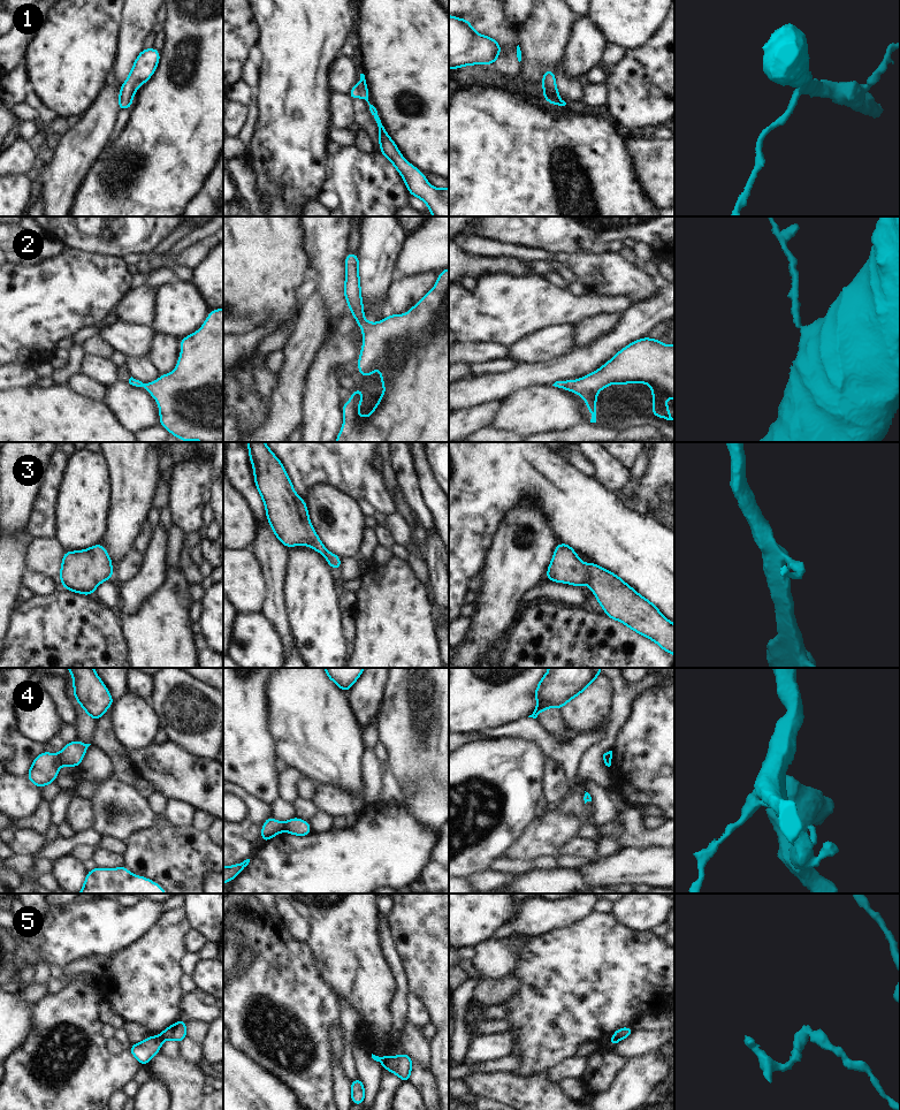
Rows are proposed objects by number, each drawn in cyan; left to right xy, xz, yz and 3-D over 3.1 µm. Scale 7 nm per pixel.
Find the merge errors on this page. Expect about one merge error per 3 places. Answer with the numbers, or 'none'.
4, 5

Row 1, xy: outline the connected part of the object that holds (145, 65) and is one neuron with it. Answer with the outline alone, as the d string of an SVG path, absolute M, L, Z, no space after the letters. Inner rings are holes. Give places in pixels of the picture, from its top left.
M154 47L142 50L136 59L132 70L124 84L121 86L119 97L119 109L129 109L136 90L143 85L155 71L160 59L160 52Z

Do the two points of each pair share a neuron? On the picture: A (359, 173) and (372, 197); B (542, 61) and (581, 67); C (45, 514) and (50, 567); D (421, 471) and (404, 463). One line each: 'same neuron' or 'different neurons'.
A: same neuron
B: different neurons
C: different neurons
D: different neurons

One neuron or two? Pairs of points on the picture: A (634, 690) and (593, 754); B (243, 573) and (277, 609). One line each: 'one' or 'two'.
A: one
B: two

